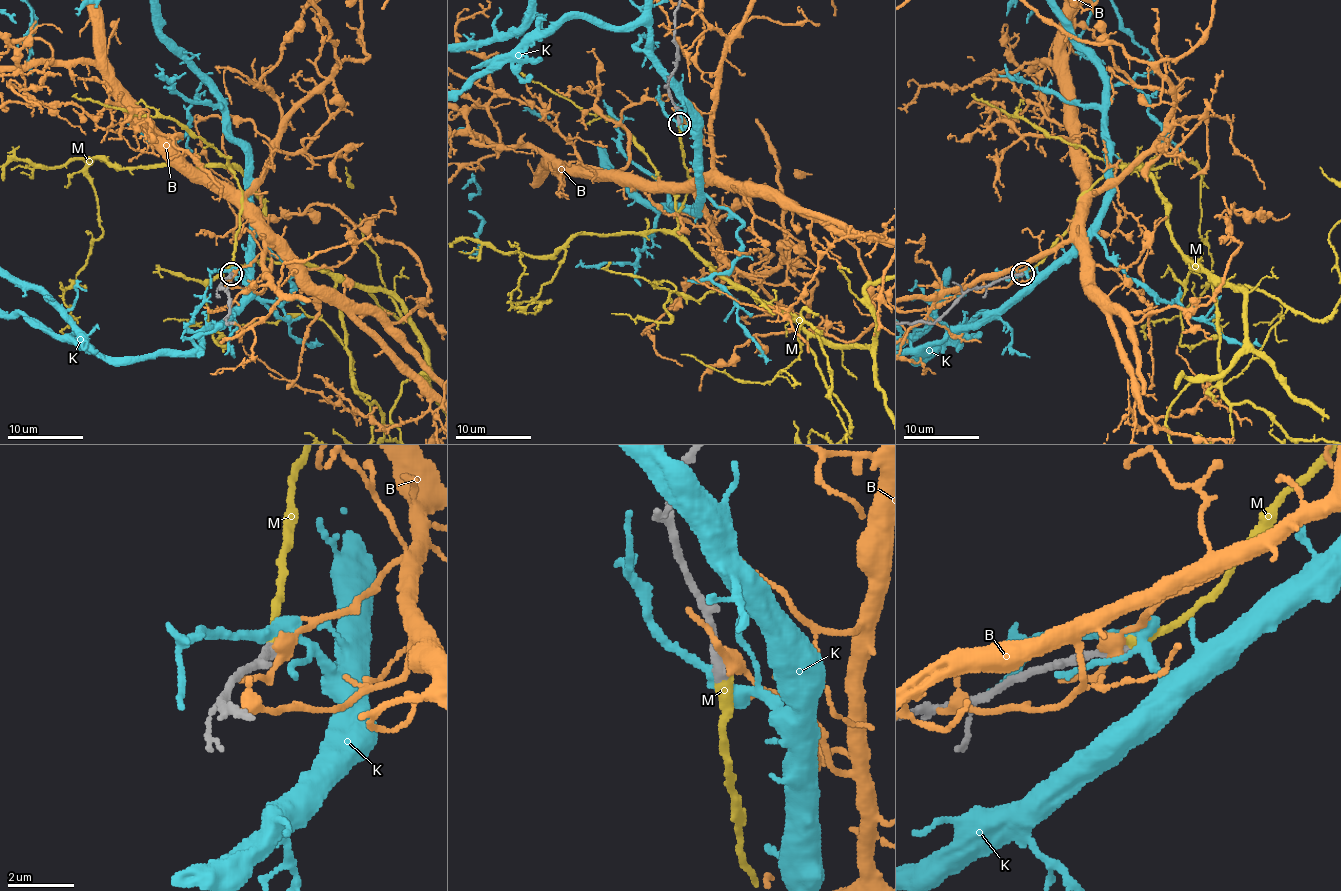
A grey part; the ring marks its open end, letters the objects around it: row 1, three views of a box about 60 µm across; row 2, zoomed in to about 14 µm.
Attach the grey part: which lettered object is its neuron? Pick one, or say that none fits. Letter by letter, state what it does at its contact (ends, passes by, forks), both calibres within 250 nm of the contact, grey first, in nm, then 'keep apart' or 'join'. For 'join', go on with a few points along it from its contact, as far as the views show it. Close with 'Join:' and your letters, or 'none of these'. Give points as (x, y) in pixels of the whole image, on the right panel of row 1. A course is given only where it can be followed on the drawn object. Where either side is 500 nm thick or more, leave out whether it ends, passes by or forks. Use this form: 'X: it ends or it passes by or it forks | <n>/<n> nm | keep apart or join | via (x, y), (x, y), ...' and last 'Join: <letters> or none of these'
B: it passes by | 400/360 nm | keep apart
K: it passes by | 360/340 nm | keep apart
M: it ends | 360/360 nm | join
Join: M

